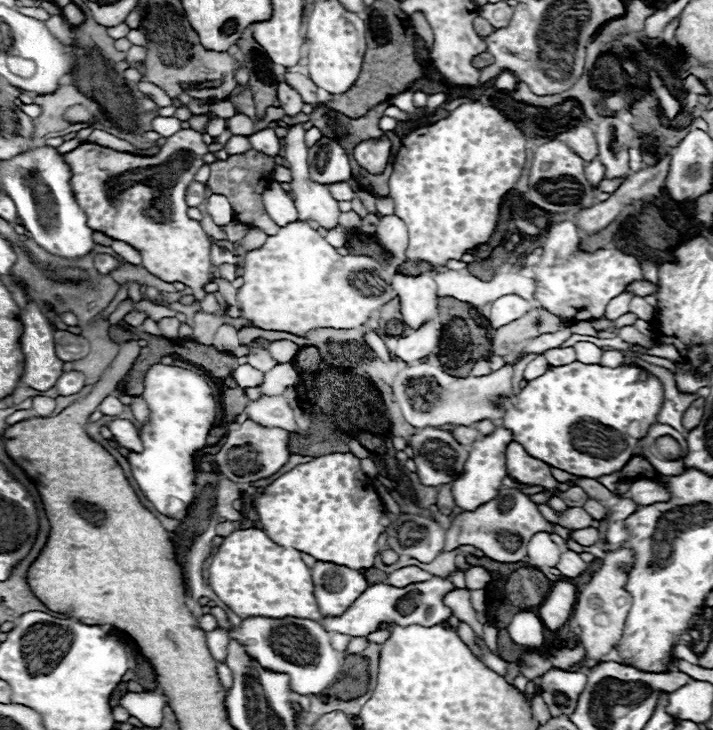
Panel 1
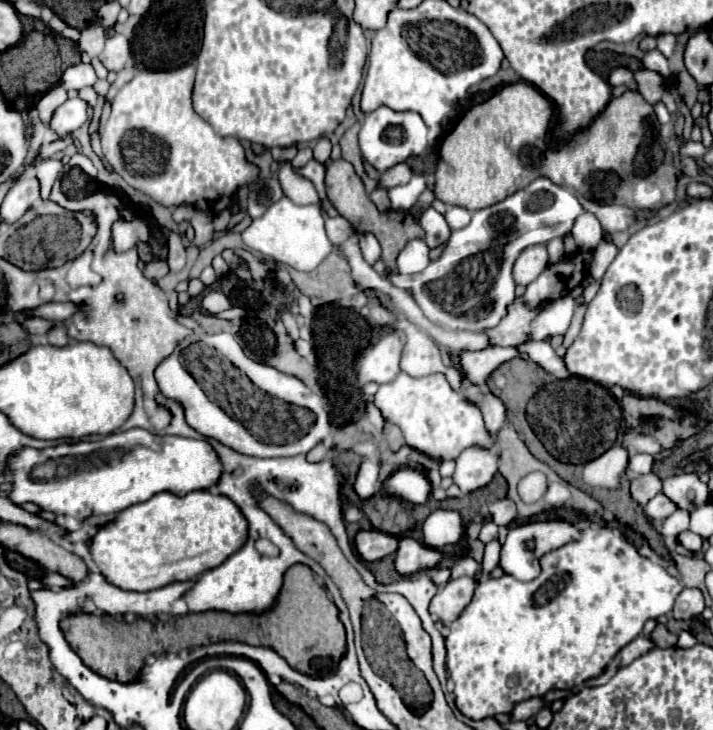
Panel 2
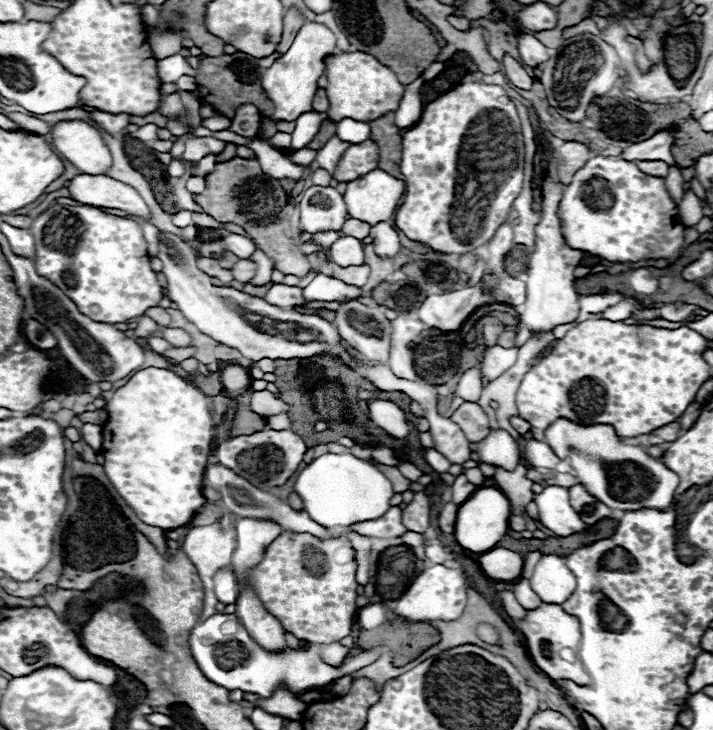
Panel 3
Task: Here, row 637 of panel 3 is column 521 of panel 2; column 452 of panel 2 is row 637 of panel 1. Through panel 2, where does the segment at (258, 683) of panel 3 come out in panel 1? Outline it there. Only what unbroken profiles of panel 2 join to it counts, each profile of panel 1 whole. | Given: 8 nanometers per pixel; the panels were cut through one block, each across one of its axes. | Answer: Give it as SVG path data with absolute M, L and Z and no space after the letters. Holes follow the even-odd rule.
M250 616L242 624L230 630L230 638L238 640L246 654L252 656L262 668L284 672L290 676L290 688L298 694L320 694L324 688L334 684L344 662L344 654L336 652L330 644L330 634L318 620L308 618L266 618Z

